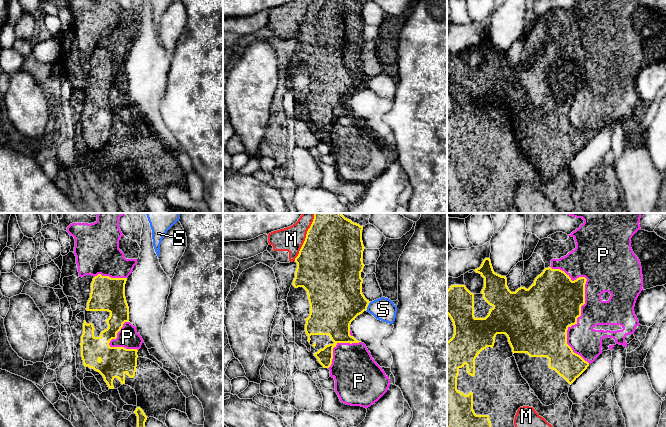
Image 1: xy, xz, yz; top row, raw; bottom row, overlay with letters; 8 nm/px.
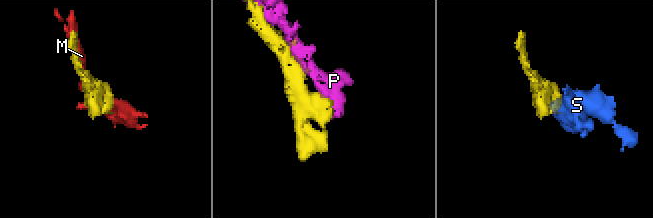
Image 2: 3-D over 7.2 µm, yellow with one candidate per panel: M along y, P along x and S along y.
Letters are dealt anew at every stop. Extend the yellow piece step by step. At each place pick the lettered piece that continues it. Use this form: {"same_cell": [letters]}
{"same_cell": []}

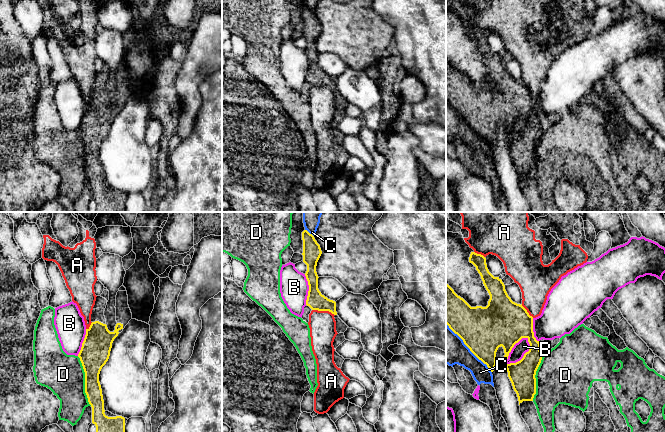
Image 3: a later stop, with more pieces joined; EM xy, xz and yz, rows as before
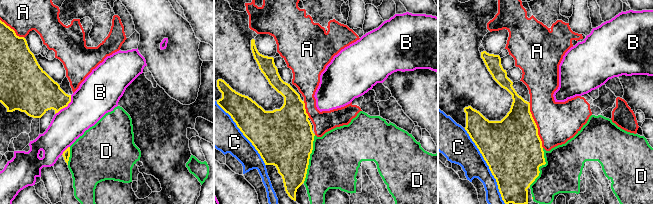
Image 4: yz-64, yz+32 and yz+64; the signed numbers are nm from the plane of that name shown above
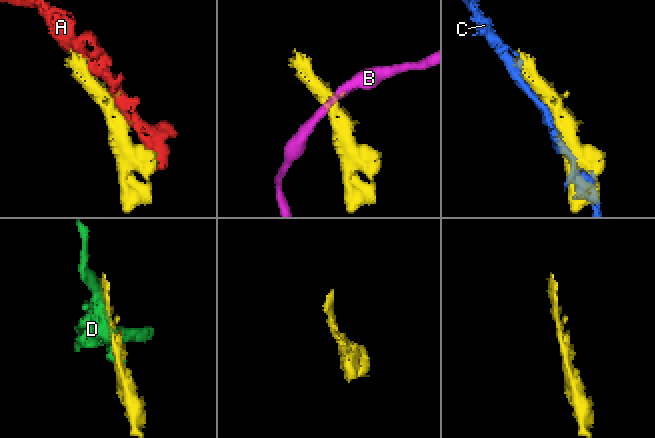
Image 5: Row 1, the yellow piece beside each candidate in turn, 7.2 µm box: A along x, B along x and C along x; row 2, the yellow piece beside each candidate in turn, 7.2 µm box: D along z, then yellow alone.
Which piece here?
{"same_cell": []}

